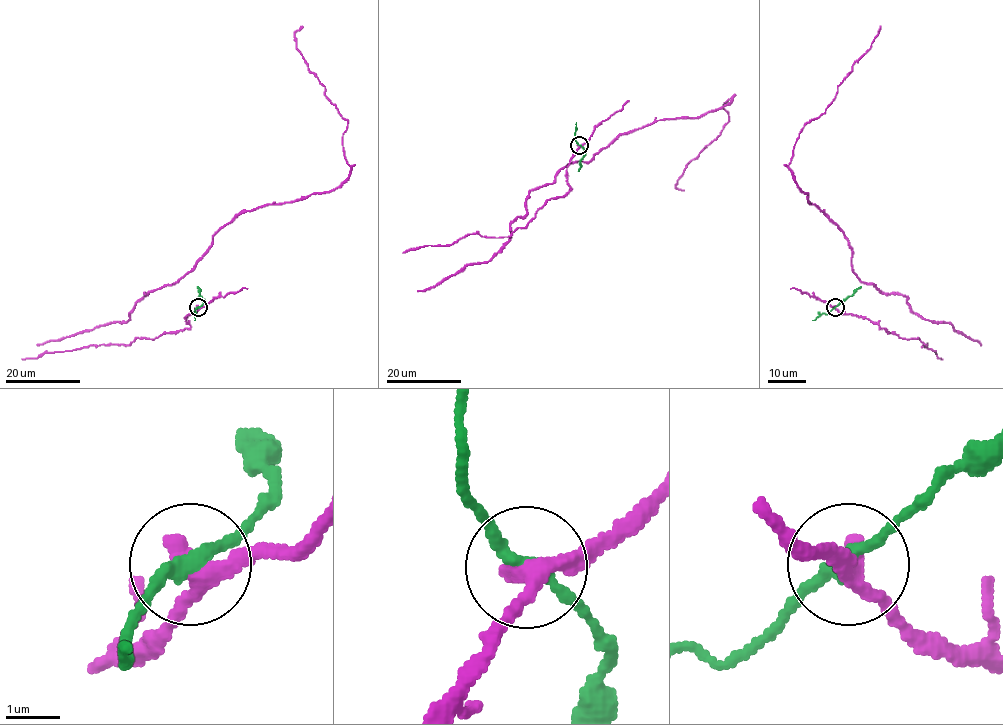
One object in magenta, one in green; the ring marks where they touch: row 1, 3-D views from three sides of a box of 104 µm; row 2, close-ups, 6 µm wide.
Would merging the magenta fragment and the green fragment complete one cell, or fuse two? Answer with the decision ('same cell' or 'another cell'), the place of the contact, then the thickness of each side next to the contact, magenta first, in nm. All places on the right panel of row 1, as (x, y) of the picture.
another cell; at (835, 307); 360 nm thick on the magenta side, 240 nm on the other

